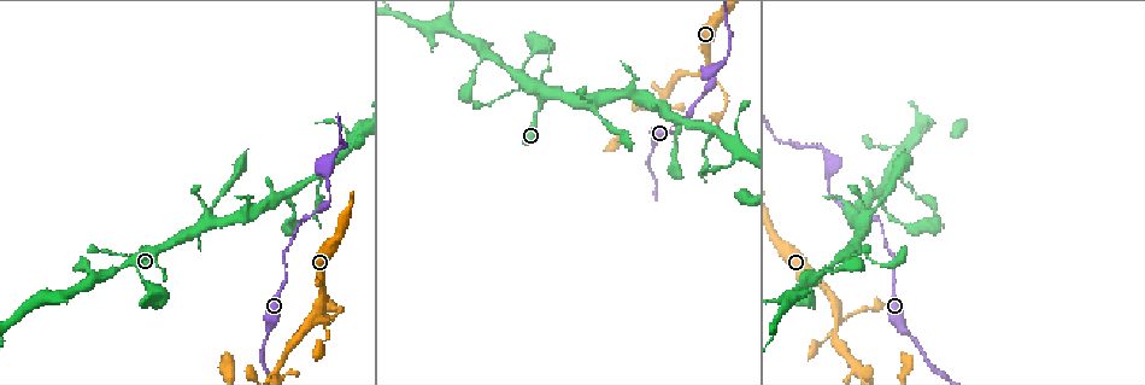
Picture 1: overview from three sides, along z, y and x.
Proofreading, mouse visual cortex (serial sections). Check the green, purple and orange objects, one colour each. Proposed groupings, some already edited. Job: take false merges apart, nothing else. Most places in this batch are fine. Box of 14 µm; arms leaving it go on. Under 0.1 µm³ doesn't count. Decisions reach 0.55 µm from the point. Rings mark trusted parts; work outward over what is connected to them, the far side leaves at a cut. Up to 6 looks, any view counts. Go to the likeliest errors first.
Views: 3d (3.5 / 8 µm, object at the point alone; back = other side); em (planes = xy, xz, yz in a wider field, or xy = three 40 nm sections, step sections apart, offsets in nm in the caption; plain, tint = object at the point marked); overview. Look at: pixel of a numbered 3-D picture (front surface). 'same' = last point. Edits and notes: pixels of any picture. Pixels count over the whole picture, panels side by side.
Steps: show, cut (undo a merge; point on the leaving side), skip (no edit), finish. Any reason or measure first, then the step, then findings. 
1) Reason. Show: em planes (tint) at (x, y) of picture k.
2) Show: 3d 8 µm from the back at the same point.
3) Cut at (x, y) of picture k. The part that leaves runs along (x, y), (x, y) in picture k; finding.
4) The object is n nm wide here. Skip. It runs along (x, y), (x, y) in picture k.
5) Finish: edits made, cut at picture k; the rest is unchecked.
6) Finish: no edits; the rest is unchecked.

Sudden change in width. Show: 3d 8 µm at (655, 144) of picture 1.

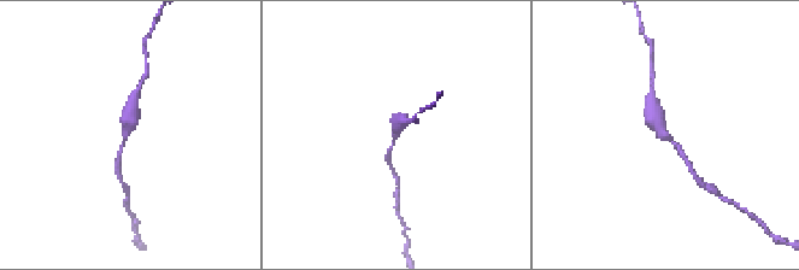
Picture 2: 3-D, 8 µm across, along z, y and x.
The arms are 150, 450 nm wide. Show: em xy step 3 (tint) at (395, 135) of picture 2.

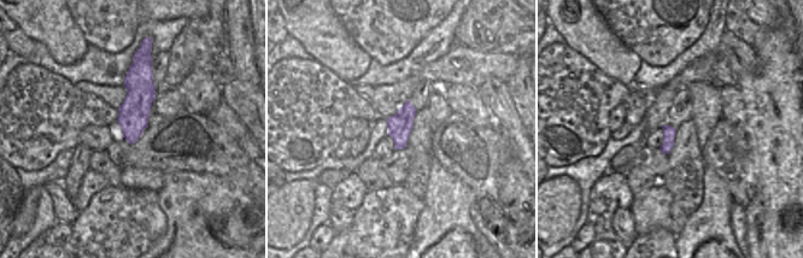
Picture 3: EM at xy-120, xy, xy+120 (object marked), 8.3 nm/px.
Skip. It runs along (652, 105), (653, 118), (687, 162) in picture 2; all the same cell.

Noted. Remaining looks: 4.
Sudden change in width. Show: 3d 3.5 µm at (341, 148) of picture 1.

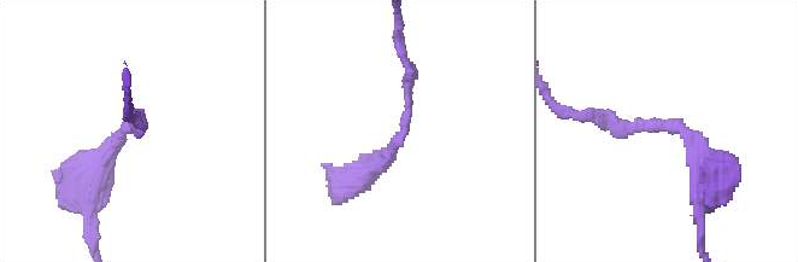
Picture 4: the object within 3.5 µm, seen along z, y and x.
Show: em xy step 1 (tint) at (683, 135) of picture 4.

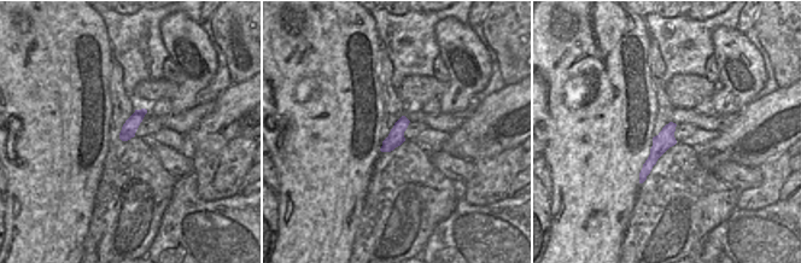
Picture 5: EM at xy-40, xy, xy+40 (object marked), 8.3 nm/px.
The arms are 100, 350 nm wide. Skip. It runs along (672, 126), (642, 177) in picture 5; continuous, no second cell.

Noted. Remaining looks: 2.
Abrupt turn. Show: 3d 3.5 µm at (319, 309) of picture 1.

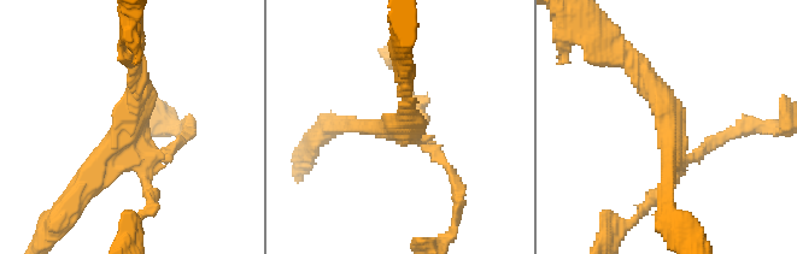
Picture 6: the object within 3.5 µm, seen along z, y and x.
Need the tissue. Show: em xy step 2 (tint) at (667, 130) of picture 6.

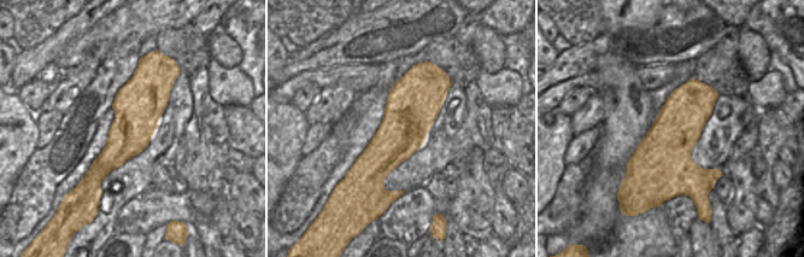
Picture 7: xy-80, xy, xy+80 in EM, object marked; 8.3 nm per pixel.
The object is 440 nm wide here. Skip. It runs along (134, 64), (130, 128), (75, 198) in picture 6; continuous, no second cell.

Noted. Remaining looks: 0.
Finish: no edits; the rest is unchecked.

